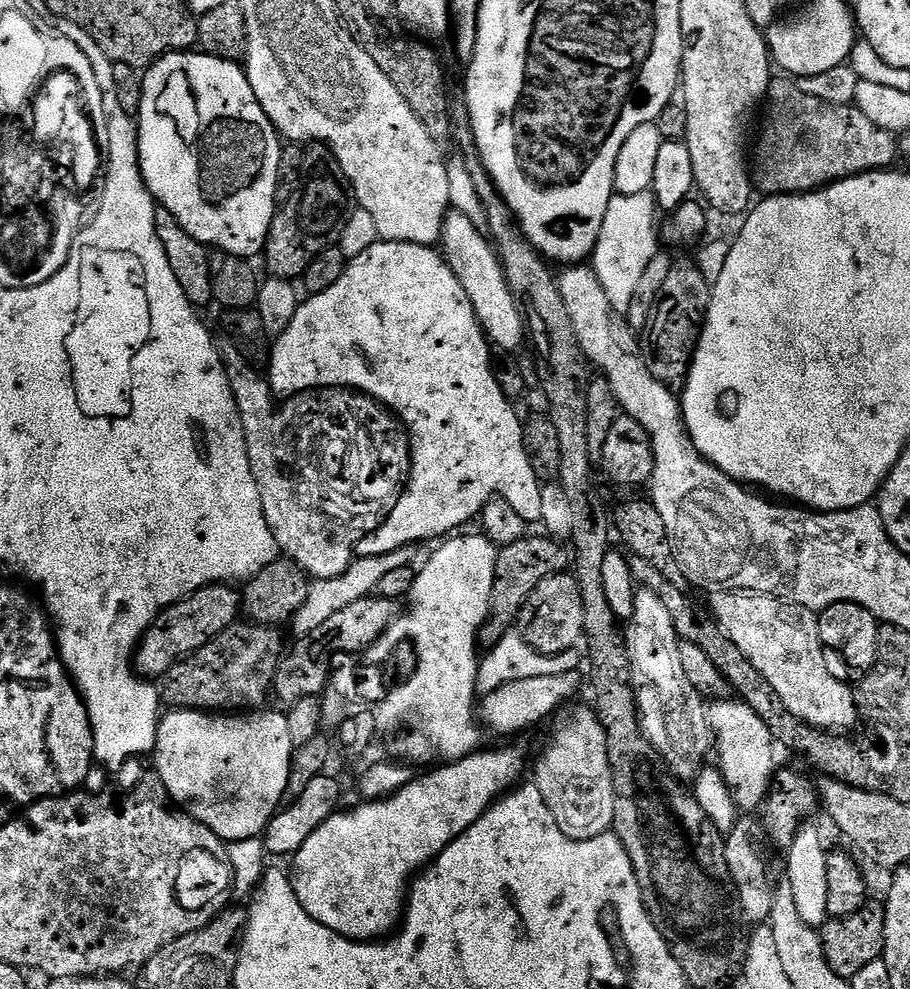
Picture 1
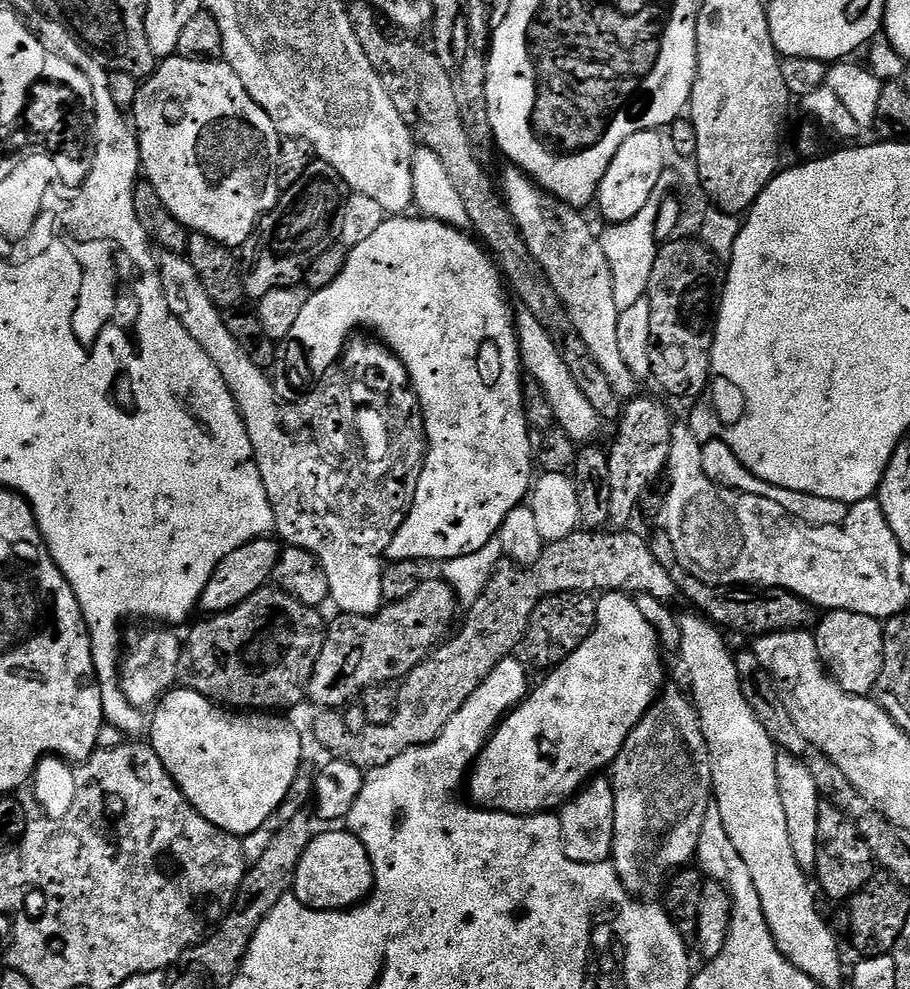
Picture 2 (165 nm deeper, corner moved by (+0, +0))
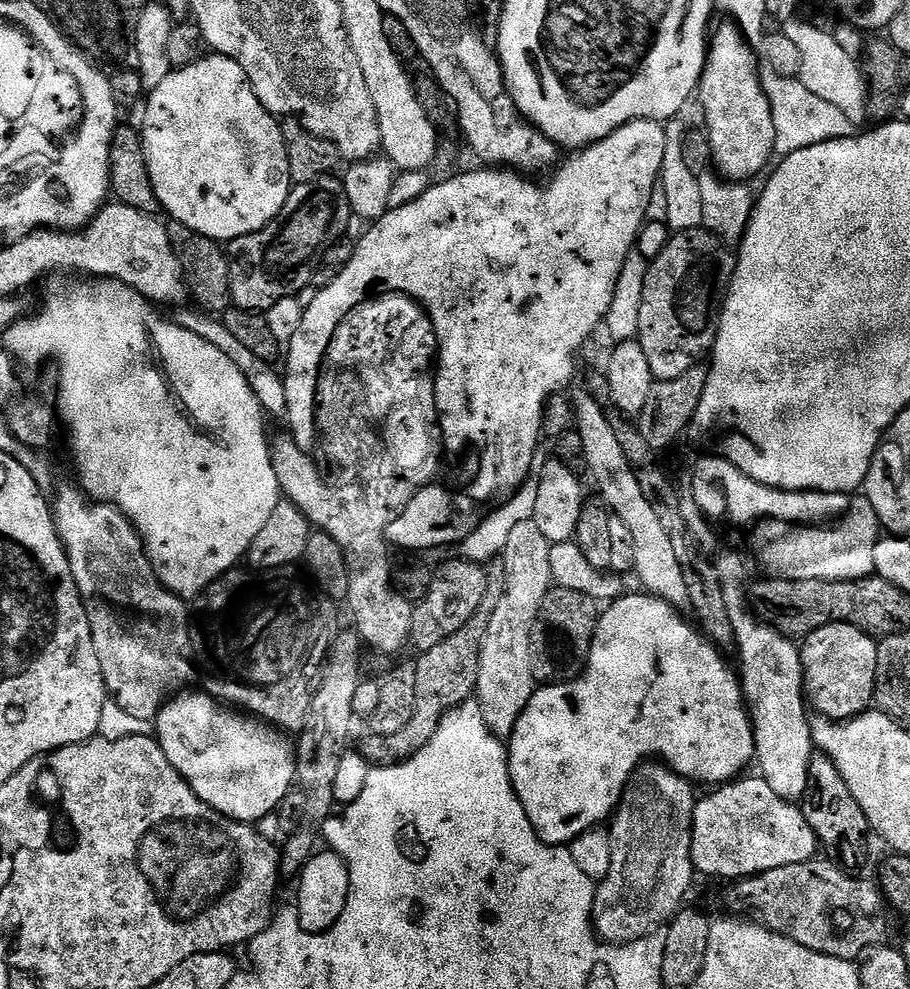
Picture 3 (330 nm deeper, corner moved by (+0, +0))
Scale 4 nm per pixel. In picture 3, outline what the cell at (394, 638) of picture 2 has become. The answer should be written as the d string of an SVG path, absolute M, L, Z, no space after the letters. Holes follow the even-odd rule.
M453 558L444 564L440 572L444 577L433 579L430 590L412 610L411 643L416 643L417 653L428 652L434 646L446 642L450 634L458 634L458 630L469 627L476 616L476 611L484 604L484 595L488 592L488 576L485 569L471 560Z

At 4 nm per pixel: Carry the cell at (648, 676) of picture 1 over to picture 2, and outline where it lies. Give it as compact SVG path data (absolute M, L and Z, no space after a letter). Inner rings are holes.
M670 688L661 691L660 695L657 696L647 714L638 722L638 726L634 726L634 730L626 738L618 758L610 766L610 779L612 789L614 790L614 846L612 847L610 863L616 867L616 873L624 889L630 895L637 898L659 897L673 873L693 863L696 847L698 846L698 838L702 834L702 822L706 818L706 810L713 807L714 804L714 797L712 795L712 767L708 761L708 743L702 734L702 726L696 713L696 707L692 705L691 699L685 693L683 696L678 689Z

